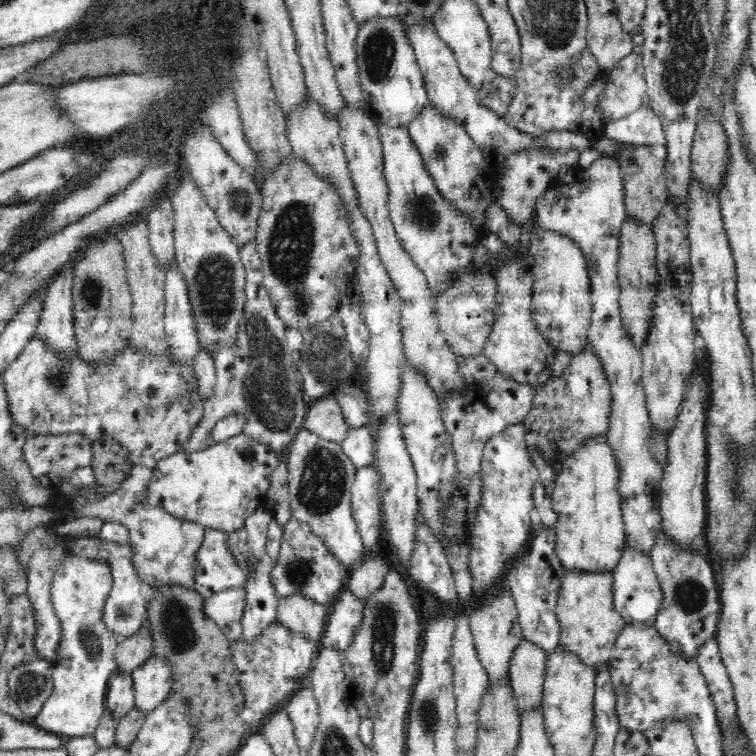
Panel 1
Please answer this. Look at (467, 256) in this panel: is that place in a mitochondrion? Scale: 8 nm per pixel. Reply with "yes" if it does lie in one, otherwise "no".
no

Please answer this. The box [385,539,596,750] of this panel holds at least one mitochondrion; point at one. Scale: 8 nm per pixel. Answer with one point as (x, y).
(428, 722)

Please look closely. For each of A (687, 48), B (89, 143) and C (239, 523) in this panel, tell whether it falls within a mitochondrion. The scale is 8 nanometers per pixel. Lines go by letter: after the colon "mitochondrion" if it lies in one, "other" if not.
A: mitochondrion
B: other
C: other

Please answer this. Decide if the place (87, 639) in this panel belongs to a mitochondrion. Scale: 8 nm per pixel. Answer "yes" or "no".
yes

